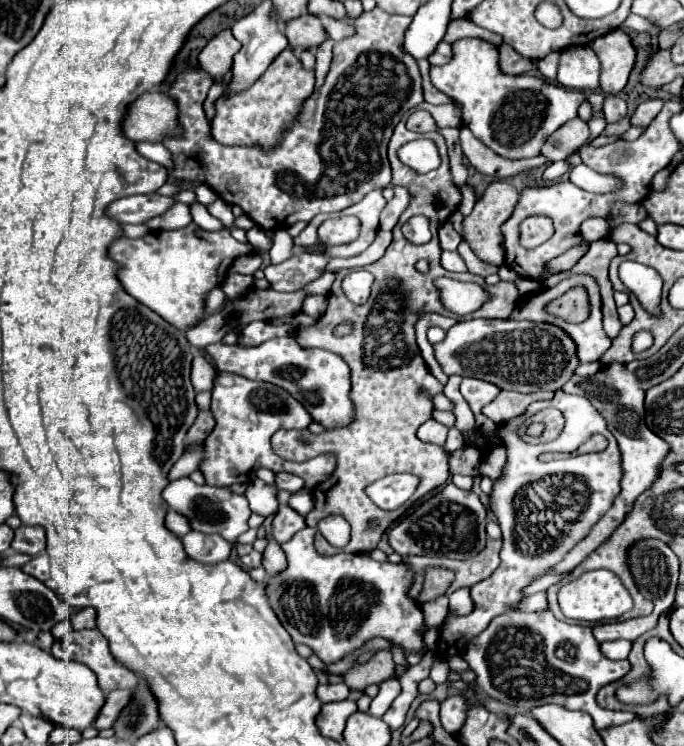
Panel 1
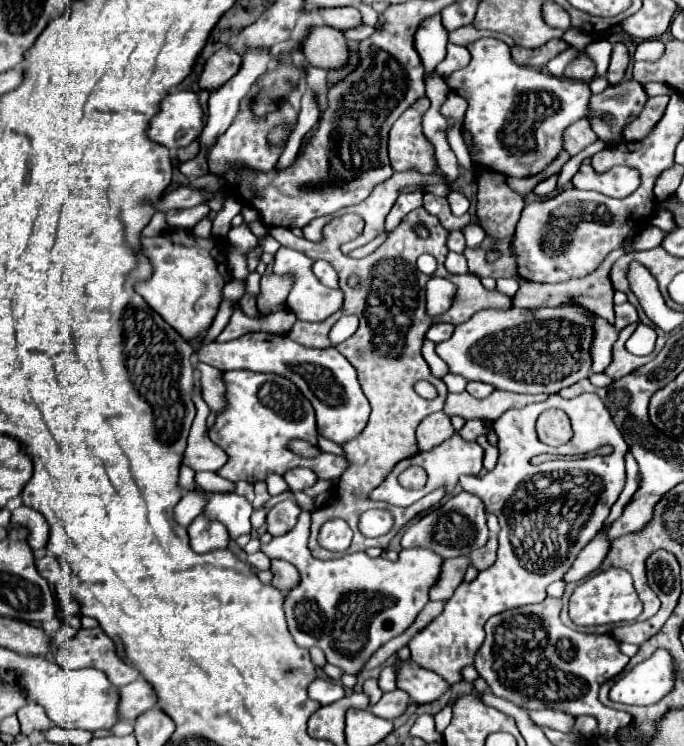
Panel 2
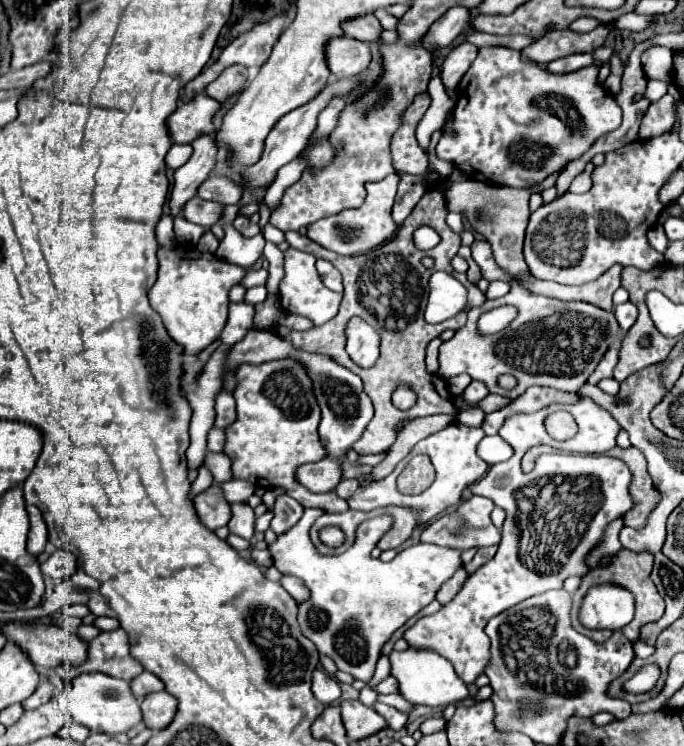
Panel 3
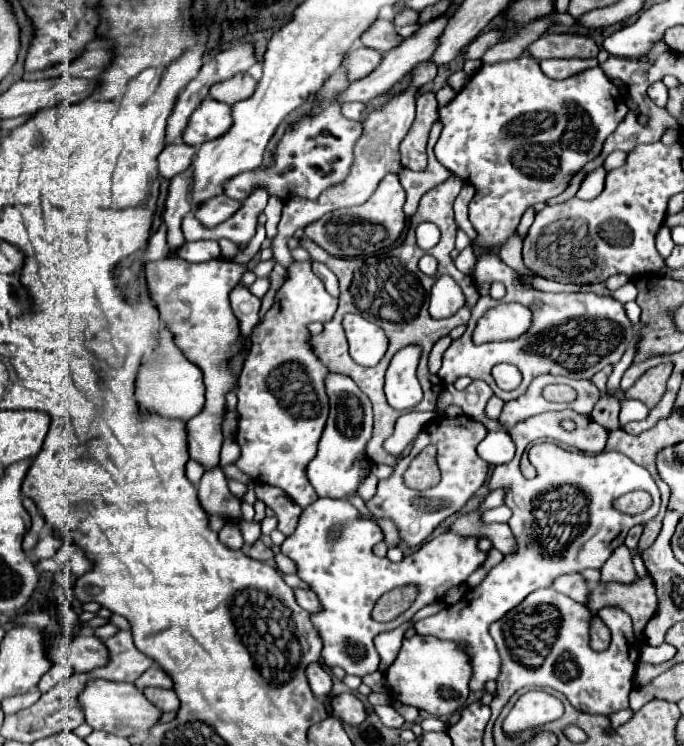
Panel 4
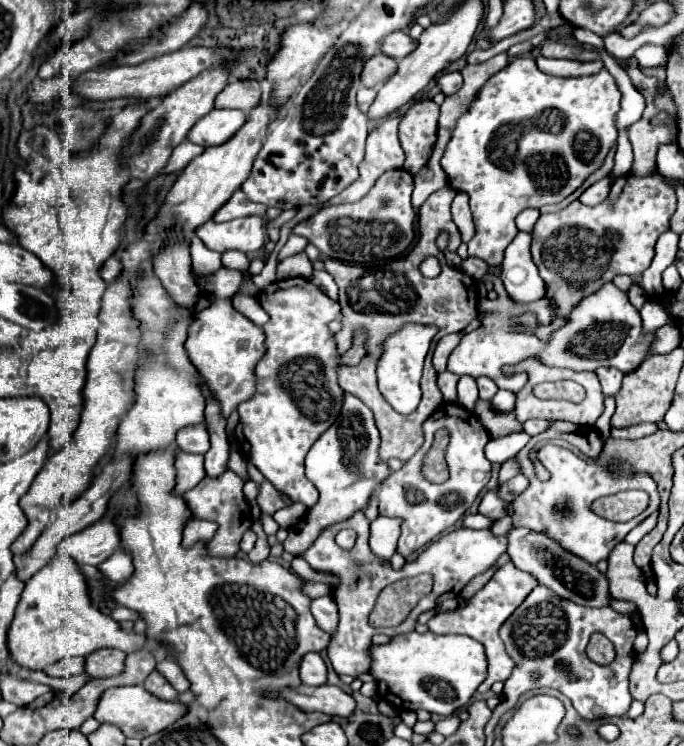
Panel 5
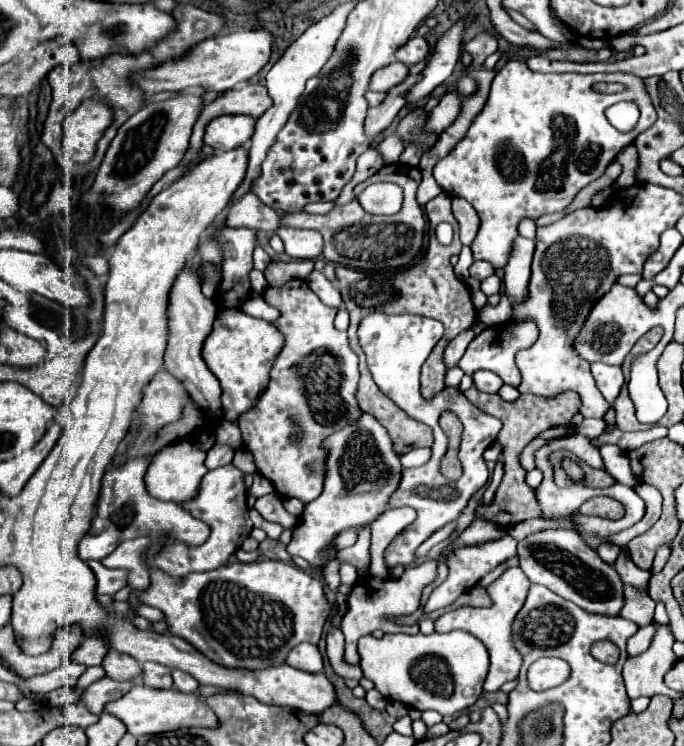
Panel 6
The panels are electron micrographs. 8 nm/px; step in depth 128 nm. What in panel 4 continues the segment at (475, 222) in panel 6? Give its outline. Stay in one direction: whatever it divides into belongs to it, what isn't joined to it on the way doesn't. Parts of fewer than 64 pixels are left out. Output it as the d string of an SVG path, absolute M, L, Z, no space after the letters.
M464 184L464 188L460 190L460 194L458 194L456 202L454 202L455 222L459 228L464 230L464 232L470 236L470 240L476 236L476 232L474 232L474 228L472 228L472 224L469 222L467 213L472 196L474 196L474 188L468 186L468 184Z

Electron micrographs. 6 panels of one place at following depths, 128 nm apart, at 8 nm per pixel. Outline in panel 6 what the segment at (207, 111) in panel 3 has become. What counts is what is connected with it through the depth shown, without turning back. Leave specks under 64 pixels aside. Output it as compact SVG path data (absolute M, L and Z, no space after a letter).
M218 116L206 126L204 144L214 150L246 148L252 140L256 118L252 116Z

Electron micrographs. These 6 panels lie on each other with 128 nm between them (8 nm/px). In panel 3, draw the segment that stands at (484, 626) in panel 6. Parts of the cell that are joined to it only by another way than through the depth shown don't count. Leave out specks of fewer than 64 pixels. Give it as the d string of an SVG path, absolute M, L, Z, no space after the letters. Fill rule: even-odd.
M584 398L584 400L580 400L578 404L574 404L574 406L570 406L570 404L552 404L552 408L544 408L544 410L540 410L540 412L534 412L534 414L516 414L516 416L510 416L506 422L504 422L504 426L500 428L500 436L514 448L514 456L508 460L508 462L500 462L500 464L494 464L494 466L490 466L488 468L488 472L476 482L476 484L472 484L470 486L470 490L472 490L472 494L480 494L480 496L486 496L486 498L490 498L496 506L500 506L500 508L504 508L506 510L506 522L504 522L504 526L502 526L502 542L500 542L500 546L498 546L498 552L496 552L496 556L494 556L494 560L490 560L488 564L484 564L482 568L478 568L468 580L466 580L466 584L464 584L464 588L458 592L458 596L450 602L450 604L446 604L446 606L442 606L436 614L432 614L432 616L426 616L426 618L420 618L412 628L408 628L406 630L406 634L404 634L404 638L406 638L406 642L410 644L410 646L414 646L414 648L432 648L432 650L436 650L436 652L440 652L444 658L448 658L452 664L454 664L454 668L456 668L456 674L466 682L466 684L472 684L480 674L484 674L484 668L488 666L488 660L490 660L490 640L488 640L488 636L484 634L484 626L488 624L488 620L490 618L494 618L494 616L498 616L500 612L504 612L504 610L508 610L508 608L512 608L512 606L516 606L518 602L522 602L522 600L526 600L526 598L530 598L530 596L536 596L538 592L546 592L546 590L554 590L554 588L562 588L562 584L564 584L564 580L566 578L570 578L570 576L584 576L584 574L588 574L590 572L590 566L586 564L586 558L588 558L588 554L600 544L600 540L602 540L602 536L604 536L604 530L606 530L606 526L612 522L612 520L616 520L616 518L624 518L624 514L628 512L628 510L632 510L634 506L636 506L636 502L634 502L634 498L630 496L630 482L632 482L632 472L630 472L630 468L622 462L622 460L618 460L618 458L612 458L612 456L580 456L580 454L604 454L606 450L610 450L610 448L614 448L616 446L616 436L618 436L618 430L620 430L620 426L616 424L616 420L604 410L604 408L600 408L598 404L594 404L590 398ZM556 410L568 410L574 418L576 418L576 422L578 422L578 434L574 436L574 438L570 438L570 440L564 440L564 442L560 442L560 440L554 440L552 436L548 436L546 434L546 428L544 428L544 420L546 420L546 416L548 414L552 414L552 412L556 412ZM544 436L548 436L548 444L552 446L552 448L558 448L558 450L568 450L568 452L576 452L576 454L562 454L562 452L554 452L554 454L540 454L538 458L536 458L536 466L534 466L534 470L530 472L530 474L524 474L522 470L520 470L520 460L522 460L522 456L524 456L524 452L528 450L528 448L532 448L534 444L544 444ZM518 490L522 490L524 492L524 496L520 496L520 506L518 506Z

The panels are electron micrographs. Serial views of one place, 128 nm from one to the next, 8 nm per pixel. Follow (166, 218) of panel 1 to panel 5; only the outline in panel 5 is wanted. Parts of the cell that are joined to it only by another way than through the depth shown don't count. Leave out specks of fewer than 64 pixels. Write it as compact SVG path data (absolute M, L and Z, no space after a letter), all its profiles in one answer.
M238 190L218 212L212 220L216 222L228 222L234 218L244 218L244 216L262 216L264 222L268 224L270 220L266 220L266 206L264 204L254 204L246 198L246 194L242 190Z

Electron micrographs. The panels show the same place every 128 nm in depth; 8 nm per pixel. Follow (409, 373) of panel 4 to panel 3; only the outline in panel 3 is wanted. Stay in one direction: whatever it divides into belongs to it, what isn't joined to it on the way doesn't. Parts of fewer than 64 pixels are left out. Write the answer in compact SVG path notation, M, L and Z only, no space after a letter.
M398 384L394 394L392 394L392 403L400 410L411 408L417 401L417 395L408 388L406 384Z

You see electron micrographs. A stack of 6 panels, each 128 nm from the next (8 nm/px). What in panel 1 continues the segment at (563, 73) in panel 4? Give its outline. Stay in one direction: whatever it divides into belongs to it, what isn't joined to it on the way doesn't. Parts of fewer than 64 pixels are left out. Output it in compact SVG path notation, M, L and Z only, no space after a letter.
M550 52L548 56L544 56L538 62L538 70L542 72L542 76L550 82L556 80L556 72L558 72L558 62L560 62L560 52Z

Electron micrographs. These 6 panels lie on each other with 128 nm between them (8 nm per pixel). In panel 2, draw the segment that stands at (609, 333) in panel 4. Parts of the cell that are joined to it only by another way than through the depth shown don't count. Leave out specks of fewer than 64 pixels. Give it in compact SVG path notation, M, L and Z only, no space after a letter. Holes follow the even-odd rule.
M468 224L464 228L464 236L466 236L468 248L478 248L482 244L482 240L486 238L486 232L478 224ZM556 306L556 308L508 308L508 310L498 310L498 308L488 308L488 310L480 310L476 312L468 322L456 326L454 336L446 342L436 344L436 354L448 364L452 374L460 374L466 380L478 380L478 382L486 382L492 384L496 390L508 390L508 392L520 392L520 394L558 394L562 388L568 388L572 384L576 384L582 378L588 378L590 366L592 366L592 354L590 354L590 346L594 340L594 314L582 306Z

